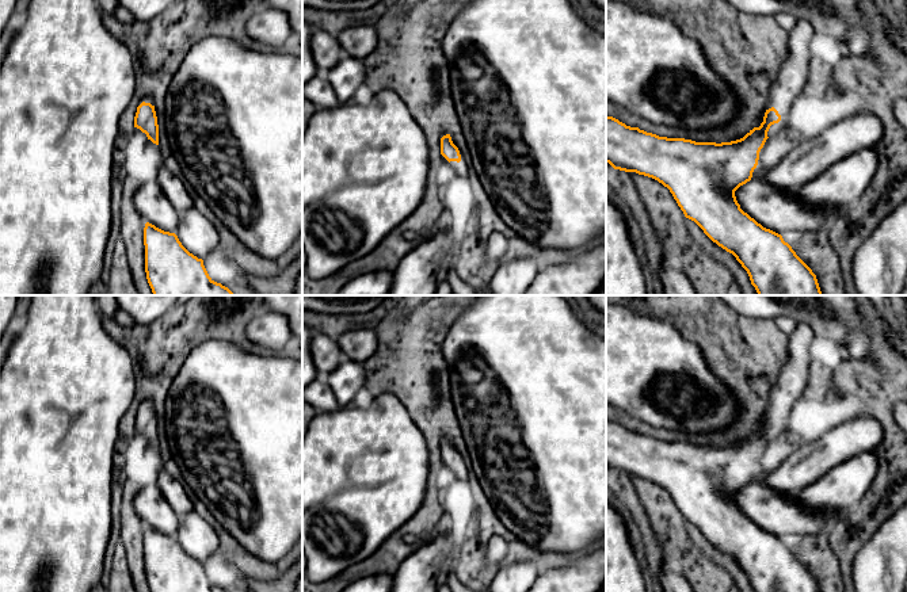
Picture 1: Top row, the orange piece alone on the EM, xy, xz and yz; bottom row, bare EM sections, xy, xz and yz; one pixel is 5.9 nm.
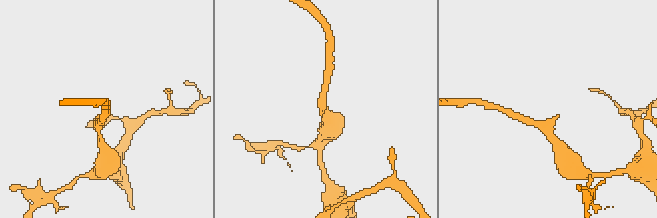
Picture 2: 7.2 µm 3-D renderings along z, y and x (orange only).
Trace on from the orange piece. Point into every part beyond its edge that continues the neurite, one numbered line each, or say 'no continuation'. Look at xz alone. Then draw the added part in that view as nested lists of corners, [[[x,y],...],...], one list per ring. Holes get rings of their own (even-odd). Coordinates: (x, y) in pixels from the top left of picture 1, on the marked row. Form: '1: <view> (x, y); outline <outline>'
1: xz (460, 168); outline [[[461,154],[461,161],[460,163],[457,163],[457,161],[450,161],[449,163],[443,156],[442,156],[442,158],[447,163],[447,165],[454,171],[454,173],[457,176],[468,177],[468,164],[466,164],[462,154]]]

